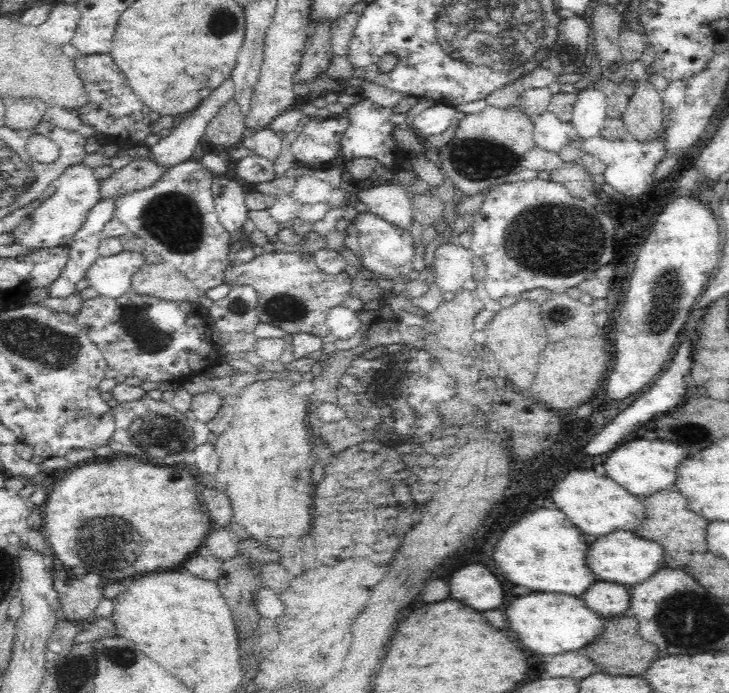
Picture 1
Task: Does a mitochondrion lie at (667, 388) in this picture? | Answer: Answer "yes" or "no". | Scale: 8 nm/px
no

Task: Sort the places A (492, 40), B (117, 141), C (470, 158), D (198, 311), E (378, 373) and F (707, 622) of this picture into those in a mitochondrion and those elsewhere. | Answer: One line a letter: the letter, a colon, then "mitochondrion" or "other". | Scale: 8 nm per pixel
A: mitochondrion
B: other
C: mitochondrion
D: other
E: mitochondrion
F: mitochondrion

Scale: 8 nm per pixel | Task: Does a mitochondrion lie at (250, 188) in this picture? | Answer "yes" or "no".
no

